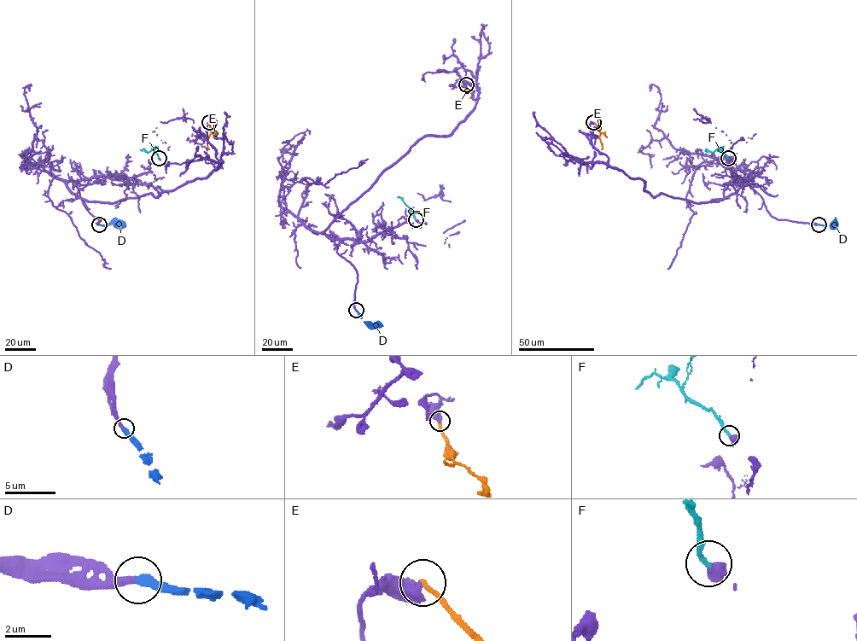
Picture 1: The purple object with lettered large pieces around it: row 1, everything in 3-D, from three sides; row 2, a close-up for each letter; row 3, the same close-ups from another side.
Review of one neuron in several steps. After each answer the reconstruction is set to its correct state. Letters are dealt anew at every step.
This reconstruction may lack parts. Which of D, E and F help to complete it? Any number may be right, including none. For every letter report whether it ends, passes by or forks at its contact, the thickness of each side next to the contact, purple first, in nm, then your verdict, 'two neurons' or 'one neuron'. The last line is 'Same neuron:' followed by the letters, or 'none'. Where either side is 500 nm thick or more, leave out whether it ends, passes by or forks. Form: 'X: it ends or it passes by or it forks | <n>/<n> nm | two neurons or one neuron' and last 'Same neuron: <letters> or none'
D: it ends | 300/380 nm | one neuron
E: it ends | 480/220 nm | two neurons
F: 550/200 nm | one neuron
Same neuron: D, F

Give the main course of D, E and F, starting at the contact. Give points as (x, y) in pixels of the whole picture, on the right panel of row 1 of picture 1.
D: (819, 224), (835, 225)
E: (594, 122), (600, 132), (601, 149)
F: (728, 159), (717, 148), (712, 152), (706, 150)

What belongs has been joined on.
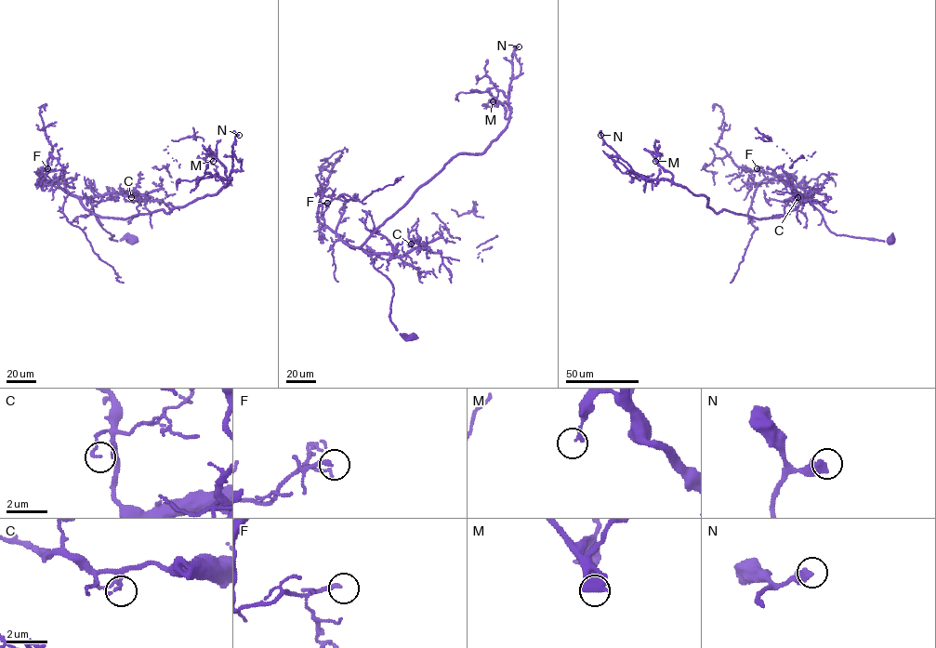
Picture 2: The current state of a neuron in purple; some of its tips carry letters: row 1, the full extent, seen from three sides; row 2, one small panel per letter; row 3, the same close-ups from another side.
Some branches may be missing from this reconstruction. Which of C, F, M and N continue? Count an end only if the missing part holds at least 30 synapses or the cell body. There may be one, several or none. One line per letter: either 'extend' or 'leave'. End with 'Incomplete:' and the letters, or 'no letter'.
C: leave
F: leave
M: leave
N: leave
Incomplete: no letter

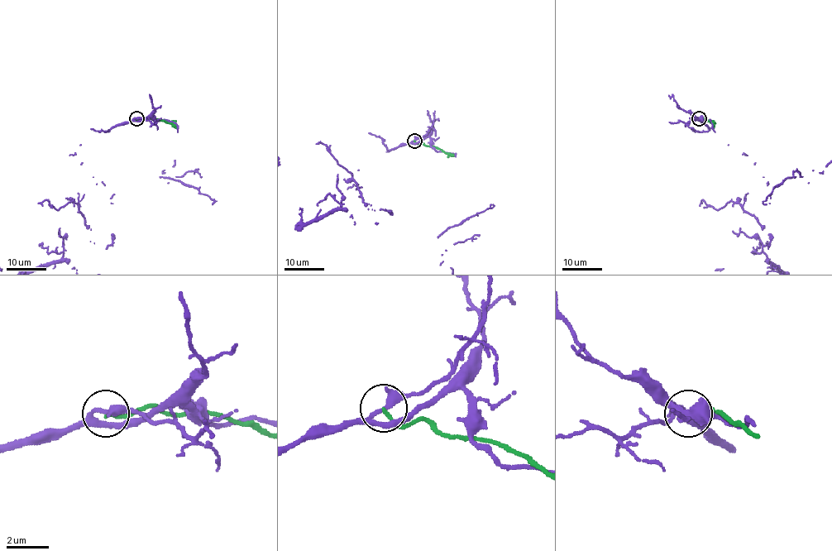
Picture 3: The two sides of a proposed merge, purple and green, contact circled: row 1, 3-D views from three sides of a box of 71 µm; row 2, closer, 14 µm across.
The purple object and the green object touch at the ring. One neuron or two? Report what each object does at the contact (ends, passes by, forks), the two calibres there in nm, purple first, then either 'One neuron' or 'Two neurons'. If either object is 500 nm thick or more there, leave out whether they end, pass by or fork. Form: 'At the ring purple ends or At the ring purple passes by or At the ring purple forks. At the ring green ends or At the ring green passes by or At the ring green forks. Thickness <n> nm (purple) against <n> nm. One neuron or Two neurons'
At the ring purple passes by. At the ring green ends. Thickness 320 nm (purple) against 180 nm. Two neurons

